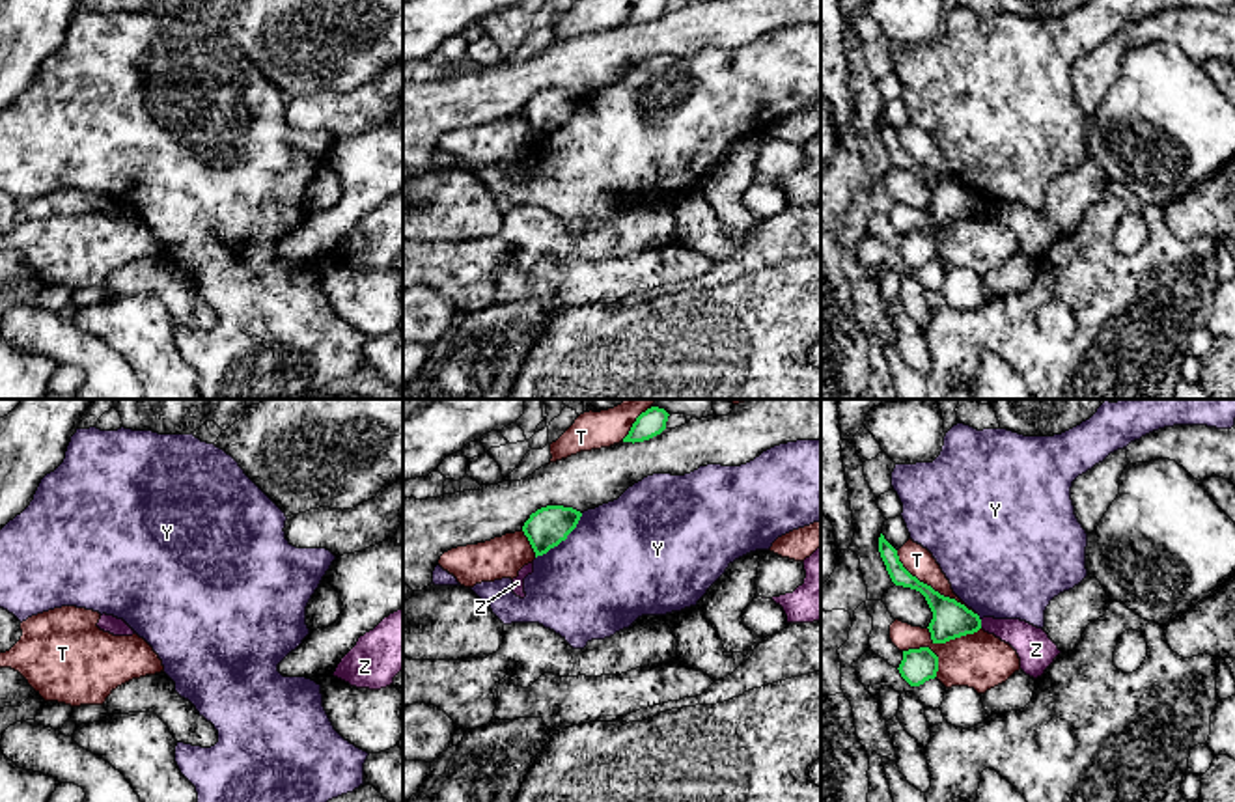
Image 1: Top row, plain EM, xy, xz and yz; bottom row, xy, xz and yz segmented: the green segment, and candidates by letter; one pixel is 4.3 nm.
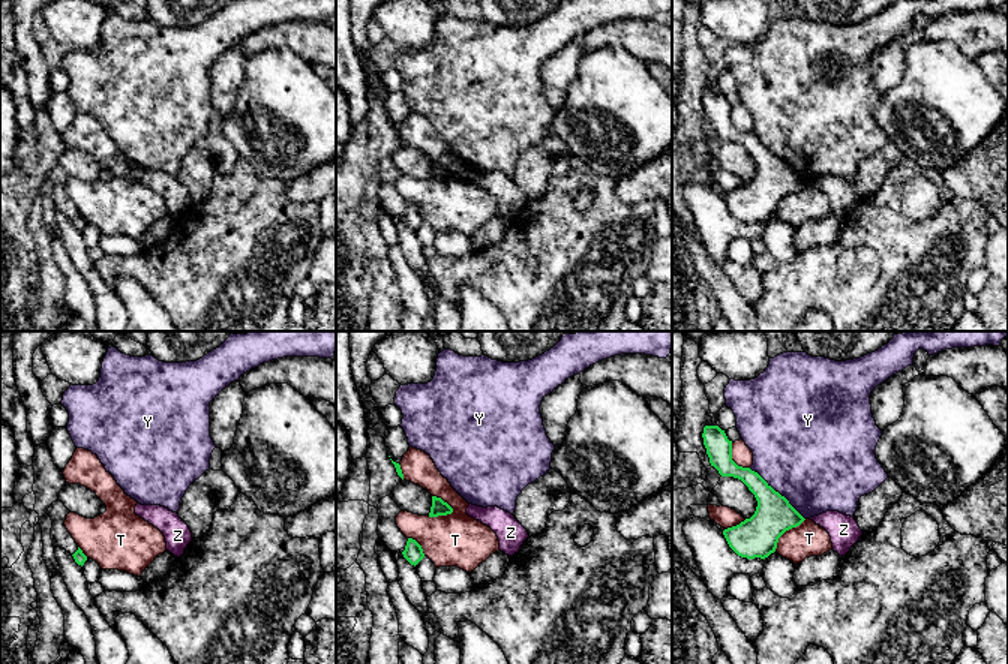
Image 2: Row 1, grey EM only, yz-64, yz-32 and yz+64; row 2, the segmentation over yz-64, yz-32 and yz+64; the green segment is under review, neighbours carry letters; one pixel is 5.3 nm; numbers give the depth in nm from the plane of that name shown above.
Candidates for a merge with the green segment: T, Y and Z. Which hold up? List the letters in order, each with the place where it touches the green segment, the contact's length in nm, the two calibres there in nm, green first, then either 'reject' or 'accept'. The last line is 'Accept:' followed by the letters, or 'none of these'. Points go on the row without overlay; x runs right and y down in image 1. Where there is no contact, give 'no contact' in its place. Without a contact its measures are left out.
T: yz (929, 168) | 440 nm | 160/120 nm | reject
Y: xz (562, 122) | 280 nm | 170/480 nm | reject
Z: yz (980, 206) | 40 nm | 160/150 nm | reject
Accept: none of these

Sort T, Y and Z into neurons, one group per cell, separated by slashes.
T / Y / Z

